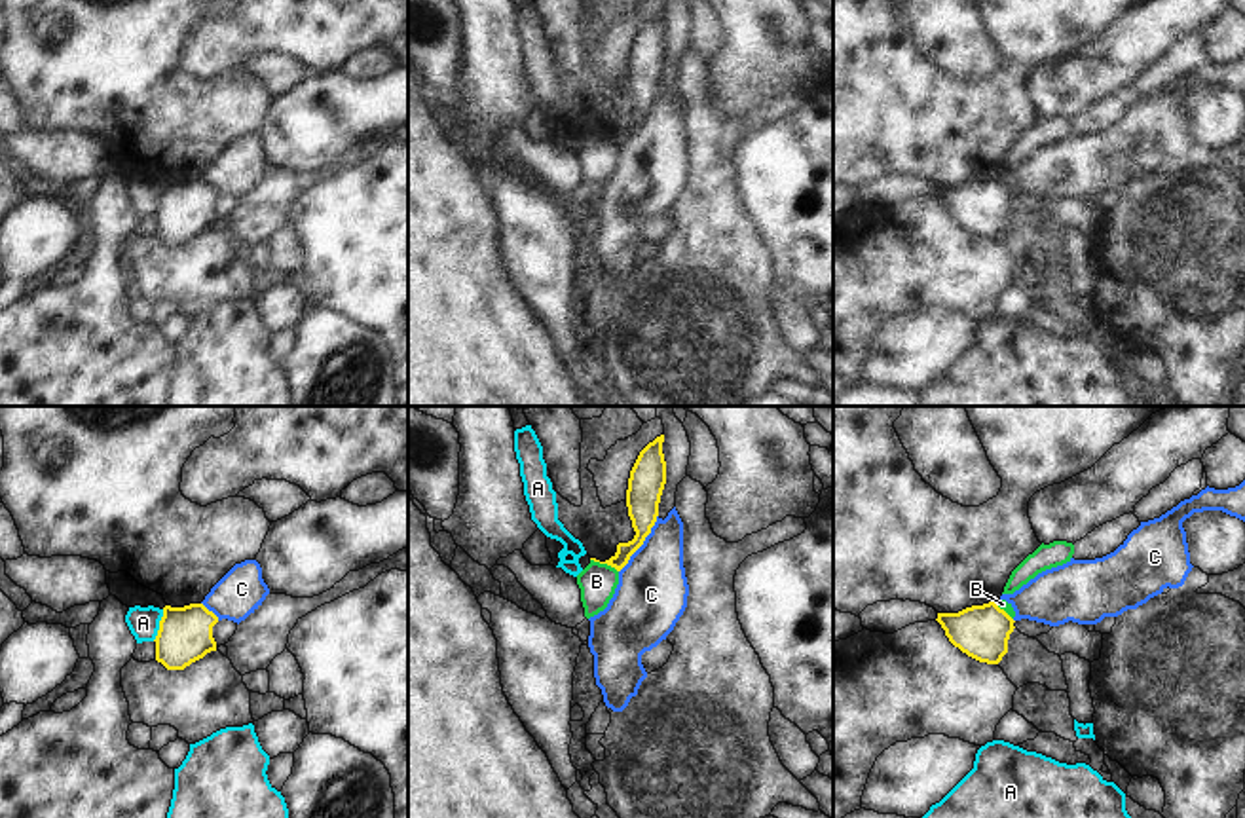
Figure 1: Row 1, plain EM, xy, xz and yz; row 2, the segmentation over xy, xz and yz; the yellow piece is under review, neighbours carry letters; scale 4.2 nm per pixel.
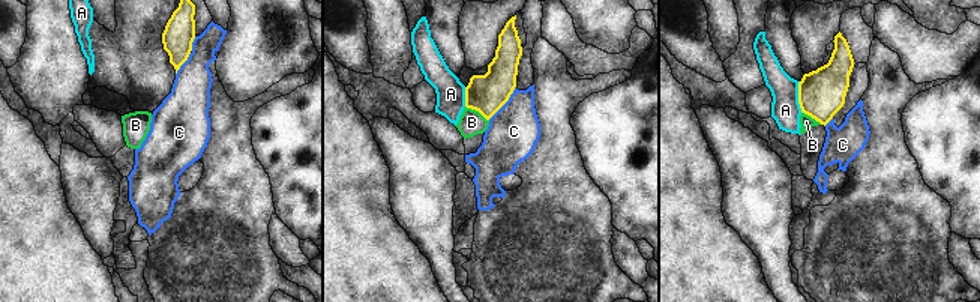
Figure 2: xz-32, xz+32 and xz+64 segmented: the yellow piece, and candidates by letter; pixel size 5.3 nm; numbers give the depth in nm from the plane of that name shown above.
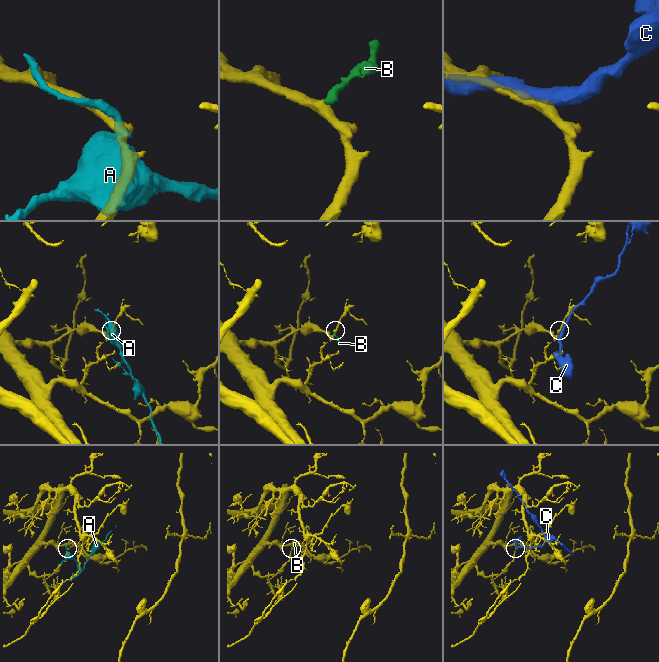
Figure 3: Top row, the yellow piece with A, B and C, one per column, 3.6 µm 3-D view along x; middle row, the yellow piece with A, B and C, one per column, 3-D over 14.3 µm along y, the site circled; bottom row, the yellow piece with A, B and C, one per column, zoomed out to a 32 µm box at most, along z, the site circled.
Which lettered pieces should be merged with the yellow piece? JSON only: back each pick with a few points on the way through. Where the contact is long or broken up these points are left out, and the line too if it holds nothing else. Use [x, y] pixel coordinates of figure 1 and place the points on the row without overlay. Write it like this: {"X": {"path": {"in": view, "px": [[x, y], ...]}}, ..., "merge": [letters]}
{"merge": []}

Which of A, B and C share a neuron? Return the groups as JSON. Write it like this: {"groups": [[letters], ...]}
{"groups": [["A"], ["B"], ["C"]]}

